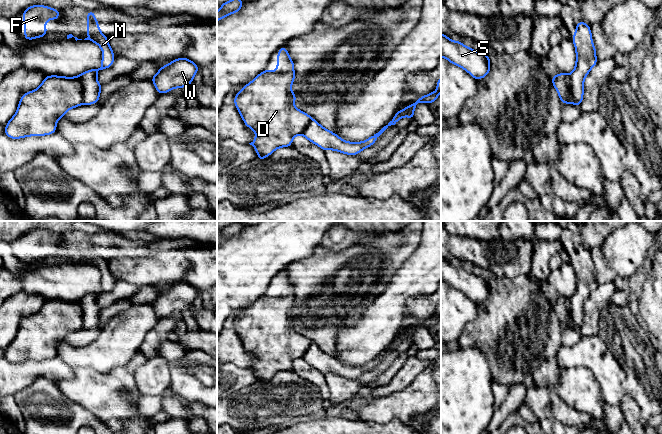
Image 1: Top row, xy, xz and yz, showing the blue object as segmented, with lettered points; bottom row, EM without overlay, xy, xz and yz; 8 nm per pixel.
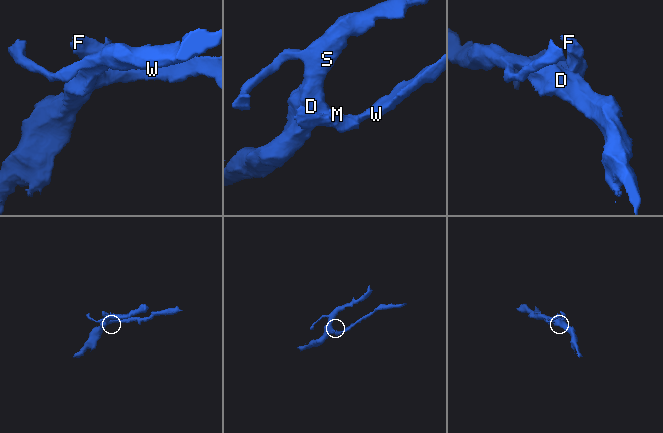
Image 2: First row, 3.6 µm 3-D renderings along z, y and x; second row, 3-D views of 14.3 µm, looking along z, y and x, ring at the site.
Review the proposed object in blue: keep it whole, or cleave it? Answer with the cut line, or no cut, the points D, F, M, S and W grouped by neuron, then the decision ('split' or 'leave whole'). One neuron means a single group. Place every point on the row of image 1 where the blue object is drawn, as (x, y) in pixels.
cut in xy along (75, 76), (80, 84), (83, 103); D S / F M W; split

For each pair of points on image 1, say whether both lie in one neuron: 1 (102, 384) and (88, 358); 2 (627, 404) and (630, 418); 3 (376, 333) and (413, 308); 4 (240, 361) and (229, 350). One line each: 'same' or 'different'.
1: different
2: same
3: different
4: same

